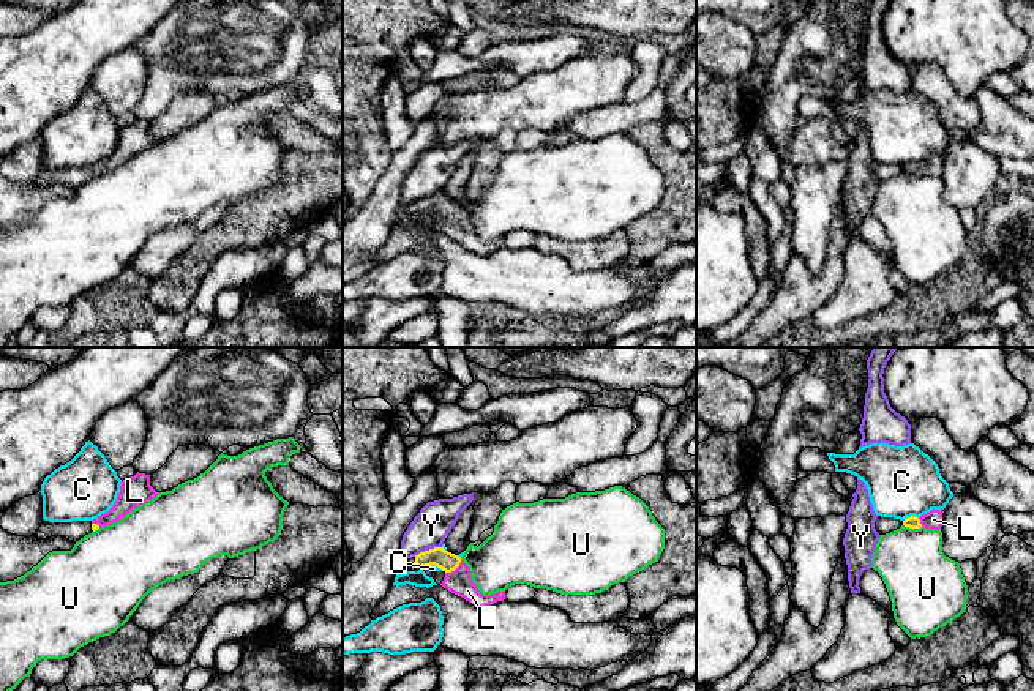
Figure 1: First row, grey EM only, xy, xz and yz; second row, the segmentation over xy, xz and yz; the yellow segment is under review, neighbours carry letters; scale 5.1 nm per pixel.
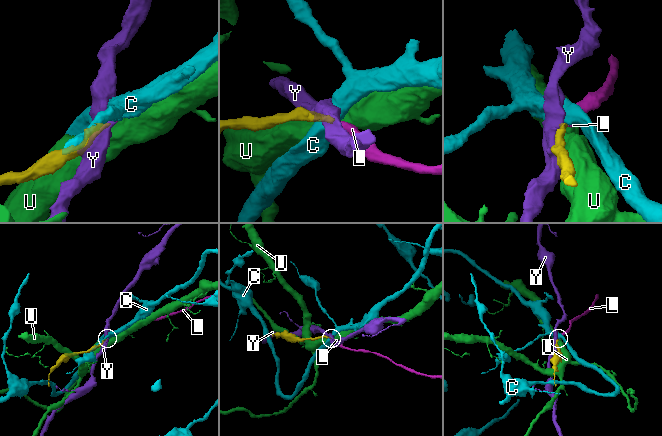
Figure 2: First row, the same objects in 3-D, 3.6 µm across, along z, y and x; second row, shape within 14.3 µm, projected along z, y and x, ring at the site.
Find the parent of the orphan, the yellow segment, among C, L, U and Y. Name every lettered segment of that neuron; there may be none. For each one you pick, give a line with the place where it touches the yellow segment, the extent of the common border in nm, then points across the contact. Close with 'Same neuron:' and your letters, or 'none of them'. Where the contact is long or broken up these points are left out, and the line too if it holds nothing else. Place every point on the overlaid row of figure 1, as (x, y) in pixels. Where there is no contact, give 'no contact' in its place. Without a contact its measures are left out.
L: meets yellow in xz at (453, 570); contact 110 nm long; runs through xz (439, 557), (453, 570), (460, 581)
Same neuron: L

